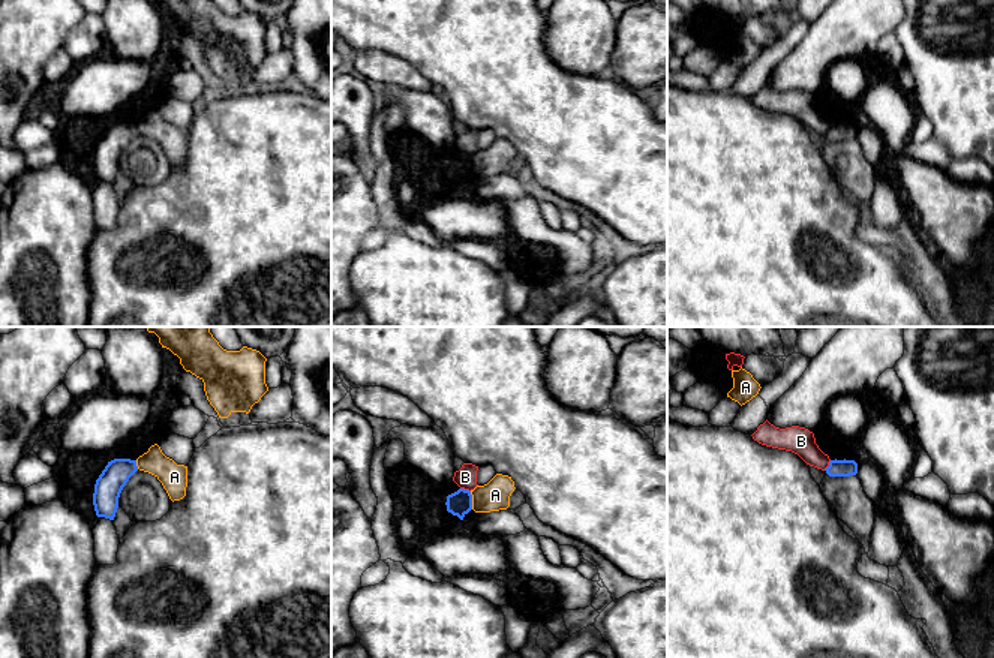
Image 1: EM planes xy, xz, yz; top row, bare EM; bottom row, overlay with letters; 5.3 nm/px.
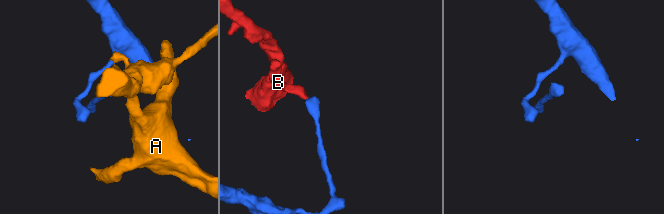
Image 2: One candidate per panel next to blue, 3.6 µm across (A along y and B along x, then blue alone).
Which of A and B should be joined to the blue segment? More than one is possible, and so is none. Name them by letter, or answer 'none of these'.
none of these

